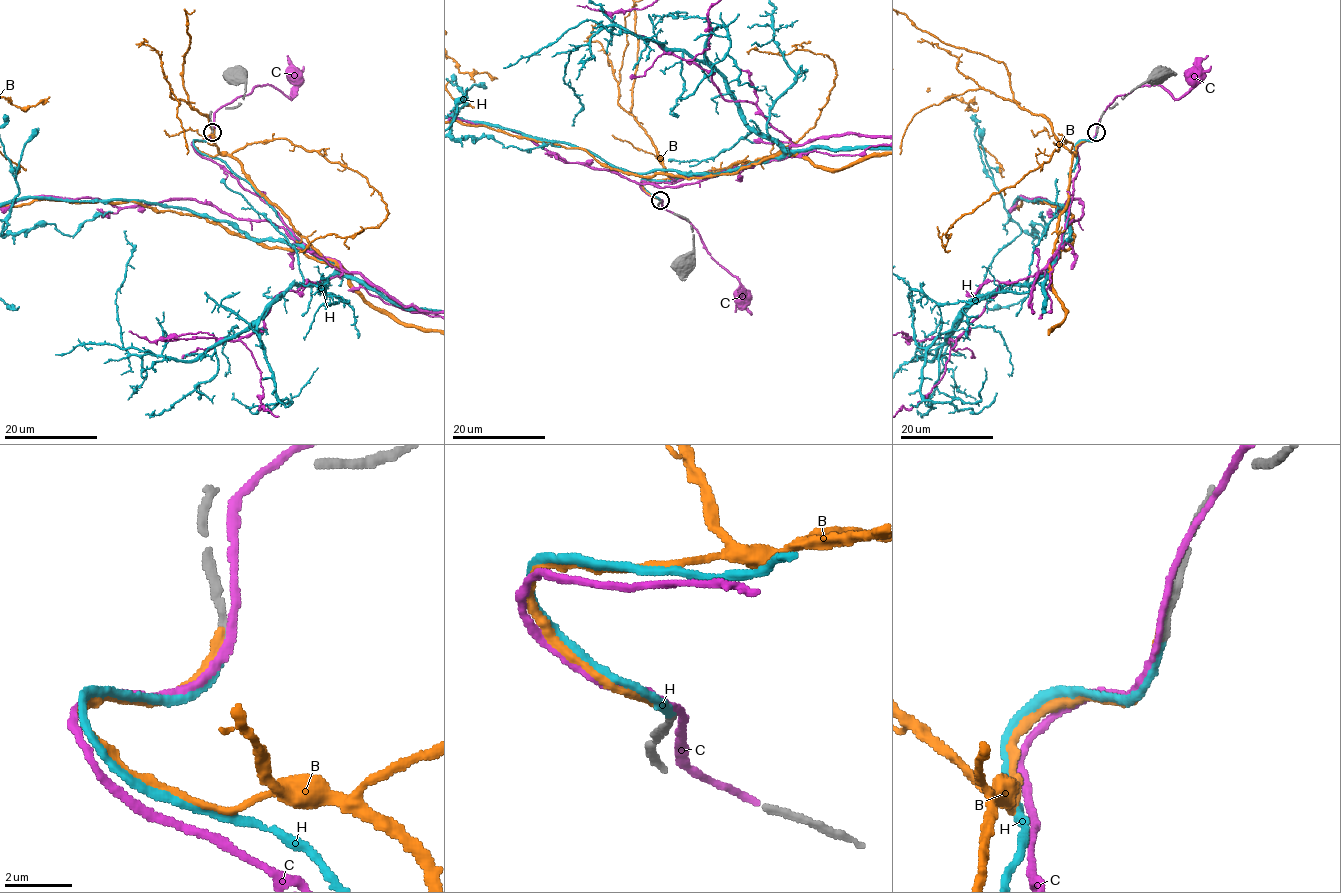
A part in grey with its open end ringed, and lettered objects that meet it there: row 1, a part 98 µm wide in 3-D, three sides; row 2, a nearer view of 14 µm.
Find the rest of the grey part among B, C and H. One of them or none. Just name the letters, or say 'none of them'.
H

